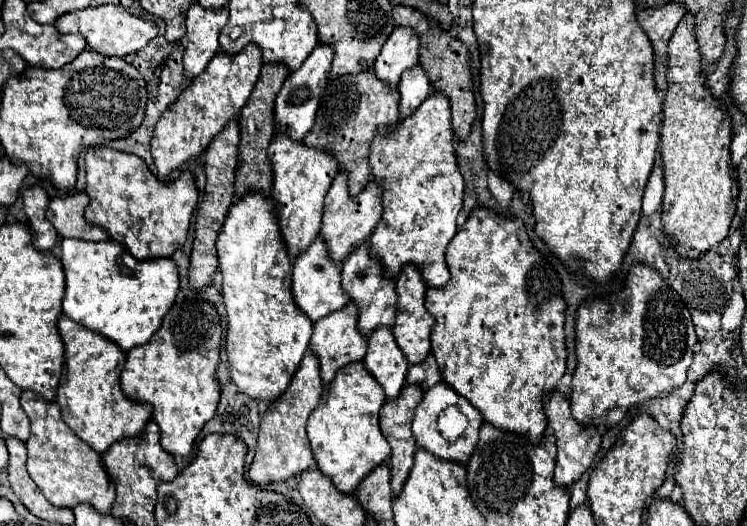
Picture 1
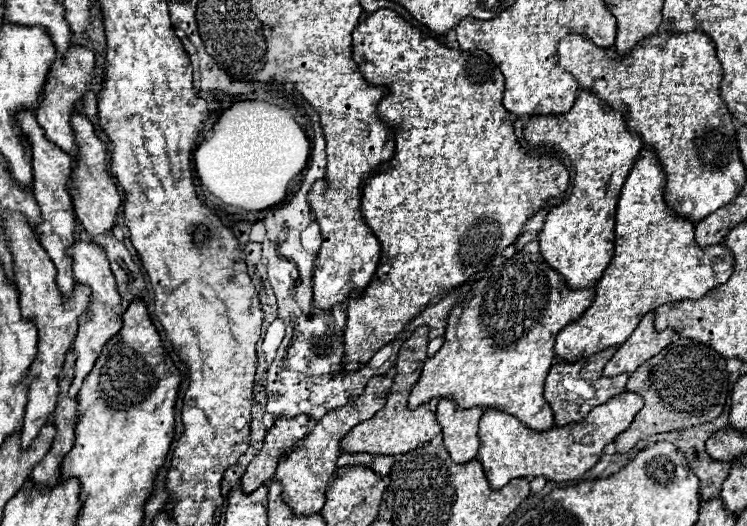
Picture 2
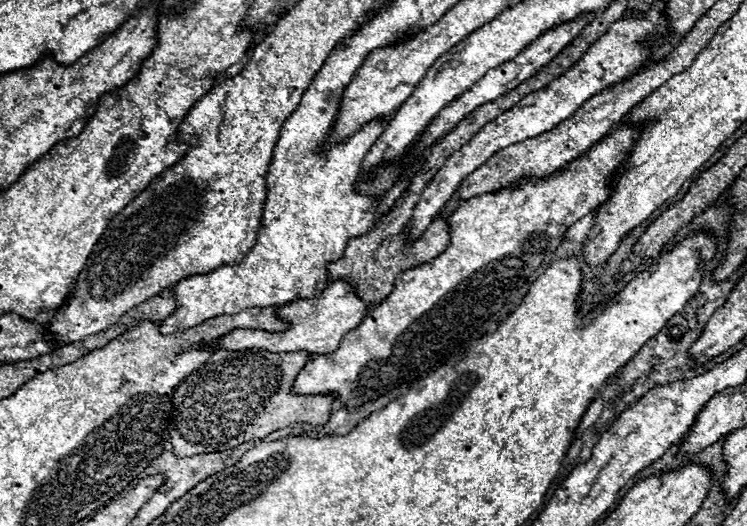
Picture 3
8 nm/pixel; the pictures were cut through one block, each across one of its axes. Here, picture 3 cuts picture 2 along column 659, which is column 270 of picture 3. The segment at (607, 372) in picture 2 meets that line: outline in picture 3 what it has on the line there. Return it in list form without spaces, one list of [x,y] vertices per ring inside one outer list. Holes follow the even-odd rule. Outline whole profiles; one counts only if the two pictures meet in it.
[[[334,282],[330,284],[320,296],[310,298],[310,300],[298,300],[292,304],[286,304],[278,308],[280,320],[288,324],[286,330],[282,332],[266,332],[266,330],[234,330],[228,332],[222,338],[212,340],[208,346],[216,350],[230,350],[230,352],[240,352],[240,350],[272,350],[276,354],[284,352],[296,352],[304,350],[308,354],[330,354],[340,346],[340,340],[356,328],[362,318],[368,314],[368,308],[356,294],[350,290],[348,284],[344,282]]]

